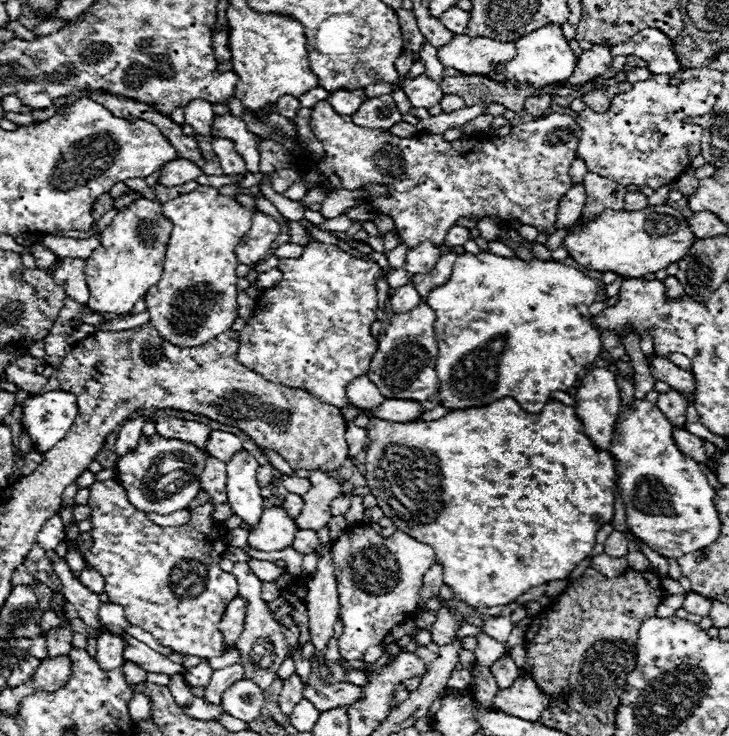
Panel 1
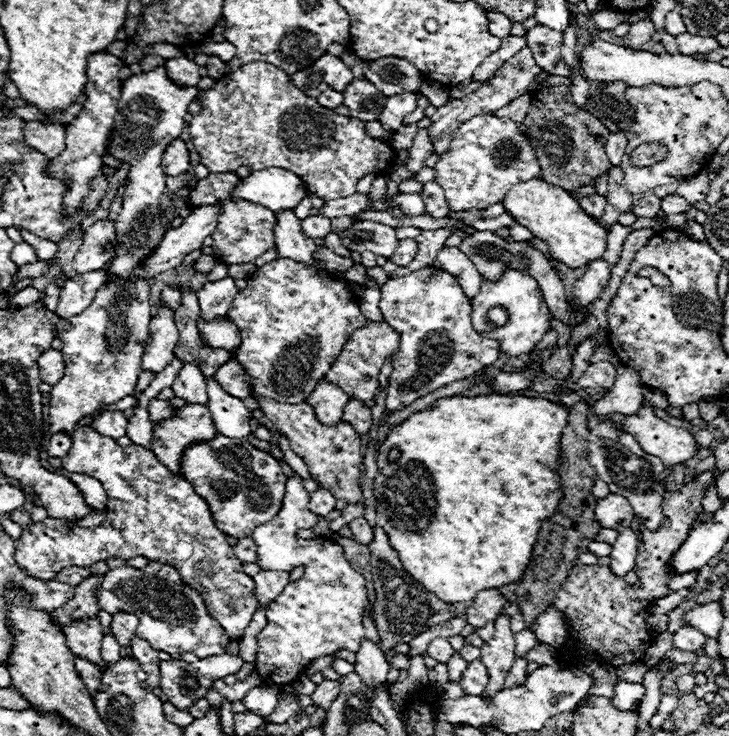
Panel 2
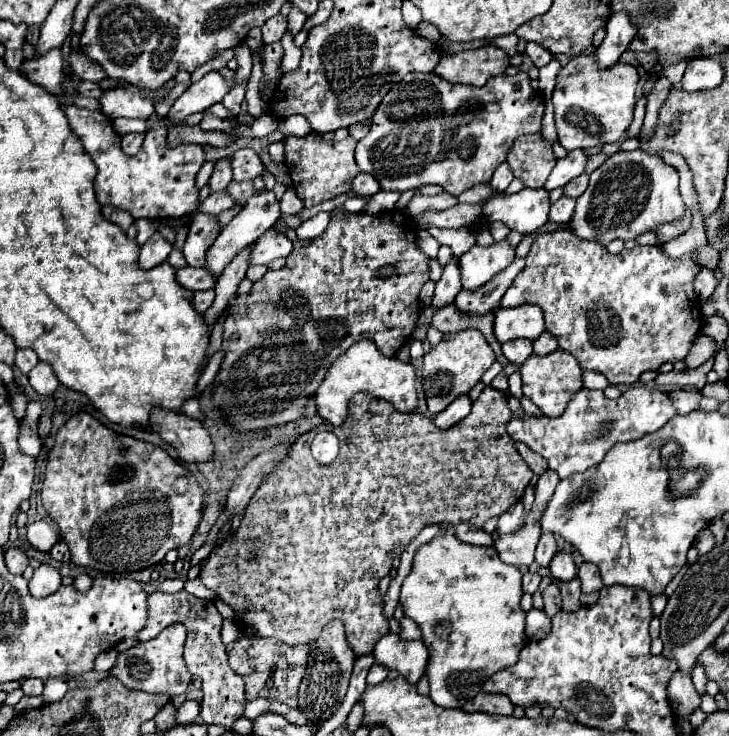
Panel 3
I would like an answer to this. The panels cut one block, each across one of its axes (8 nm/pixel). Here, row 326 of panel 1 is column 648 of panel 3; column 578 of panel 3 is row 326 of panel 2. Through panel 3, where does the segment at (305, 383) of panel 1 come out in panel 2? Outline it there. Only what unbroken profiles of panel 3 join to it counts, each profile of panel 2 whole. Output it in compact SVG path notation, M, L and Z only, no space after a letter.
M272 260L248 276L248 286L238 292L228 310L230 320L240 330L240 348L236 360L250 376L250 384L258 396L266 396L284 404L306 402L316 384L326 376L332 362L340 356L350 336L366 324L358 308L358 300L348 288L330 276L322 276L318 268L298 264L294 260Z

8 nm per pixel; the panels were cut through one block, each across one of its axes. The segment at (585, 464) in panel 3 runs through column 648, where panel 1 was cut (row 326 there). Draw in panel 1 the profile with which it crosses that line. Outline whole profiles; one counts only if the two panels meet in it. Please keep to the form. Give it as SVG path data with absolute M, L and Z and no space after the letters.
M422 302L412 312L394 314L390 318L384 336L378 340L378 352L374 354L370 372L366 374L378 386L384 398L424 402L438 392L438 376L434 368L438 356L438 346L434 340L434 320L434 312Z

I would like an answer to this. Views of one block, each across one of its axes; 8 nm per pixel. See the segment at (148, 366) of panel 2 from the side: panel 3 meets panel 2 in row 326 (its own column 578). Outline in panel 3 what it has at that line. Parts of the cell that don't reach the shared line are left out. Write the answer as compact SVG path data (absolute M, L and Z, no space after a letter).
M574 150L574 152L568 152L566 158L558 160L552 174L548 176L544 188L546 190L554 190L558 186L566 186L570 180L578 178L582 172L584 172L584 166L586 166L586 154L582 150Z

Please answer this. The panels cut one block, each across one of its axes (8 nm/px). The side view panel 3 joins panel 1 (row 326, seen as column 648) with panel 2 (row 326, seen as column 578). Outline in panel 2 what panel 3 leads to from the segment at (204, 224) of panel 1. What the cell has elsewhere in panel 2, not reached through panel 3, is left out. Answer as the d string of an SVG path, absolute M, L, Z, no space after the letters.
M228 316L216 318L212 322L206 322L204 318L198 318L196 326L198 326L198 332L200 332L200 338L210 348L224 348L232 354L230 360L236 358L236 350L240 346L240 336L238 336L238 328L234 328L234 324Z

